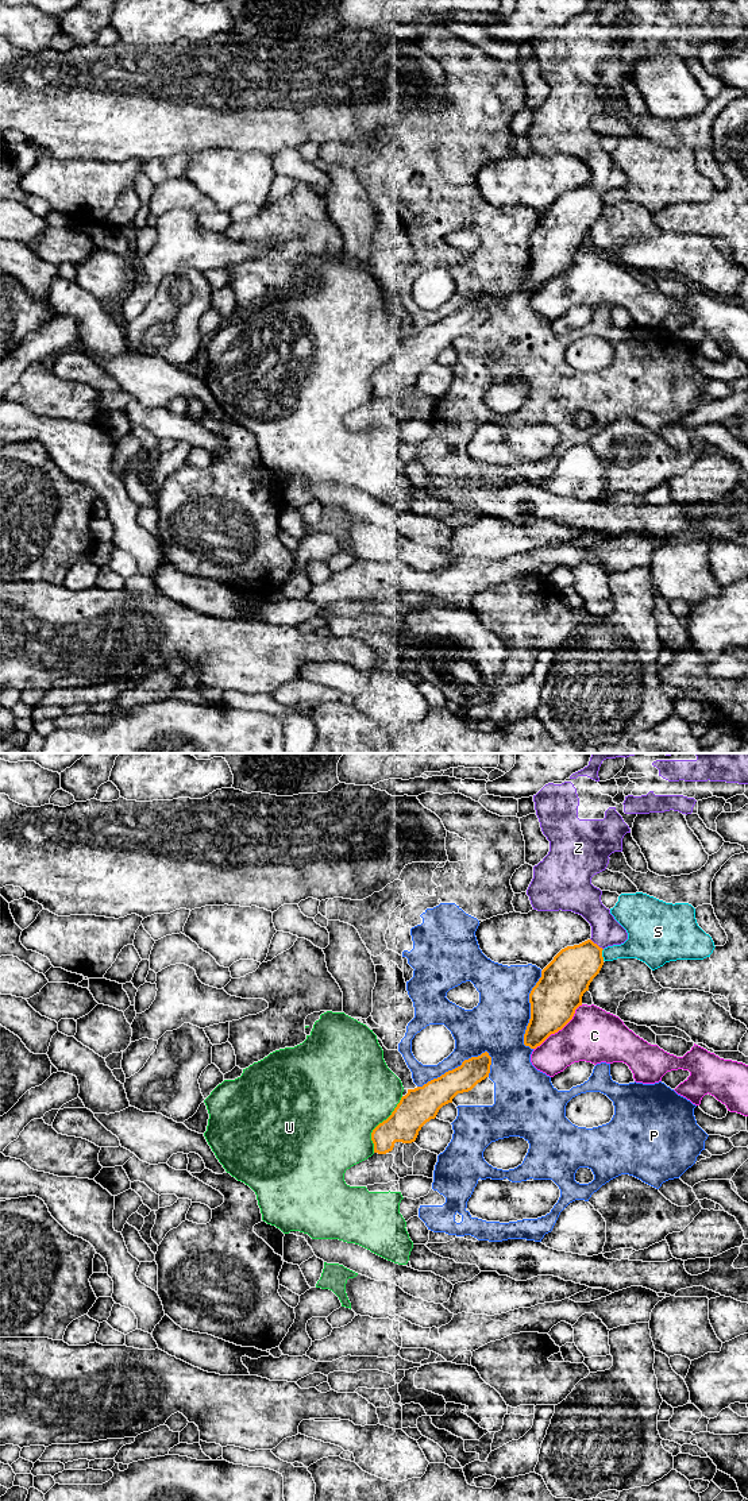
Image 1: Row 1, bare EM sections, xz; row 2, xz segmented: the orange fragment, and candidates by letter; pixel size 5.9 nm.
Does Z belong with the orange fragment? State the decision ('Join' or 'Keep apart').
Join

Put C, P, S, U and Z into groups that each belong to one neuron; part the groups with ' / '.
C / P / S / U / Z

